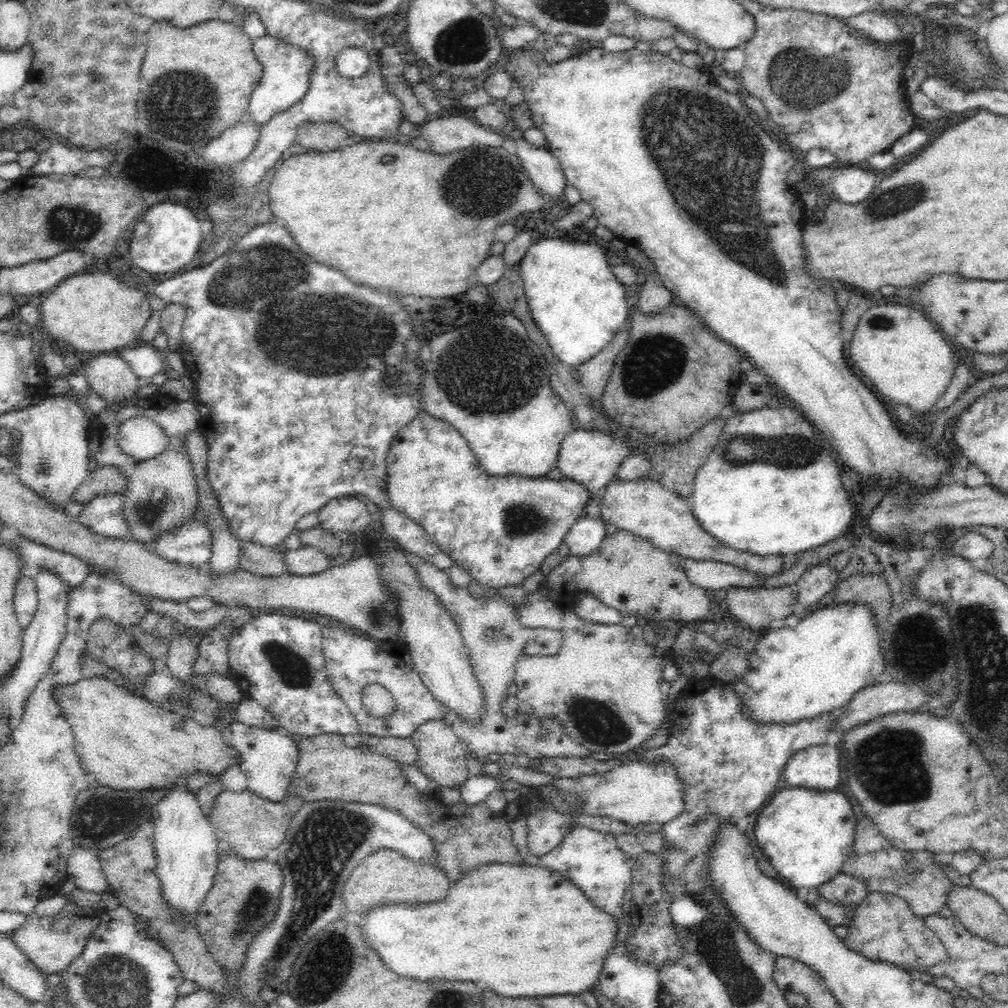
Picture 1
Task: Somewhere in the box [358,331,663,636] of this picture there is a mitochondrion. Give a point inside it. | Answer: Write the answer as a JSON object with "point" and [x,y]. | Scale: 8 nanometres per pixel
{"point":[481,387]}

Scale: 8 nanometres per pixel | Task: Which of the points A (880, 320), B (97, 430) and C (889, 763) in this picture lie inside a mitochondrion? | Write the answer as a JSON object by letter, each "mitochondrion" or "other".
{"A":"mitochondrion","B":"other","C":"mitochondrion"}

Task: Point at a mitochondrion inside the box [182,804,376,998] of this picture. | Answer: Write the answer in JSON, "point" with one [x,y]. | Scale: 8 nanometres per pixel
{"point":[319,958]}

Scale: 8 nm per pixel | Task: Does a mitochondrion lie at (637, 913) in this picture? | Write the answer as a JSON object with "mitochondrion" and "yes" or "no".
{"mitochondrion":"no"}

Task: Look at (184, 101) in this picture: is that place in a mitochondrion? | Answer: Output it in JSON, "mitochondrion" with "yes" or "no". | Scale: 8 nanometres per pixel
{"mitochondrion":"yes"}

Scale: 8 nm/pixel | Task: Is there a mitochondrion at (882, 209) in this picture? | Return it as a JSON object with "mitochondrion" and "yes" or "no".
{"mitochondrion":"yes"}

